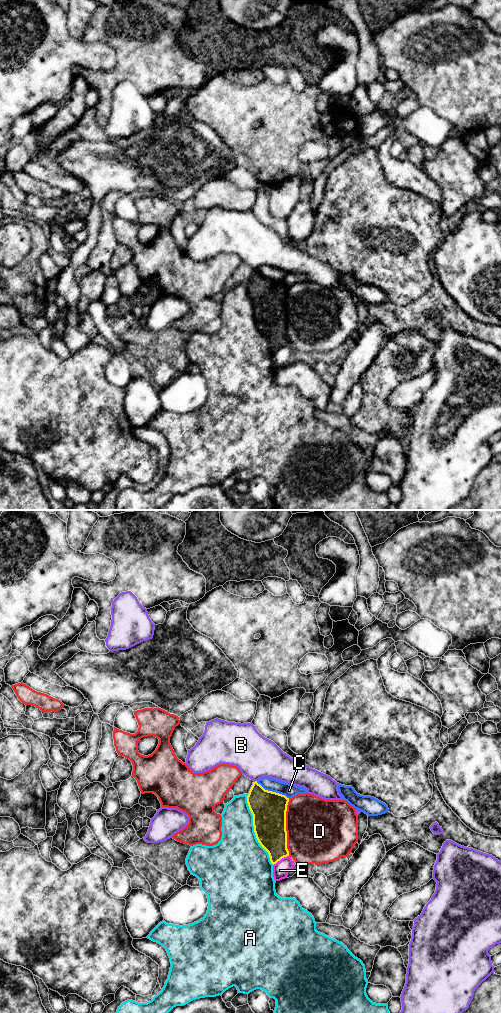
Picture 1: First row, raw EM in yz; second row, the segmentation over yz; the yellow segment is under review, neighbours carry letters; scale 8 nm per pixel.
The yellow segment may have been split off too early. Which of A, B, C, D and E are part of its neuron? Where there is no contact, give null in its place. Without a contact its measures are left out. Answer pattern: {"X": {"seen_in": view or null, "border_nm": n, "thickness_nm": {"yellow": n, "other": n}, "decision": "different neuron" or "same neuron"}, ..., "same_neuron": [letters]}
{"A": {"seen_in": "yz", "border_nm": 600, "thickness_nm": {"yellow": 280, "other": 380}, "decision": "different neuron"}, "B": {"seen_in": "yz", "border_nm": 30, "thickness_nm": {"yellow": 280, "other": 340}, "decision": "different neuron"}, "C": {"seen_in": "yz", "border_nm": 300, "thickness_nm": {"yellow": 280, "other": 110}, "decision": "different neuron"}, "D": {"seen_in": "yz", "border_nm": 460, "thickness_nm": {"yellow": 280, "other": 480}, "decision": "different neuron"}, "E": {"seen_in": "yz", "border_nm": 150, "thickness_nm": {"yellow": 260, "other": 130}, "decision": "different neuron"}, "same_neuron": []}

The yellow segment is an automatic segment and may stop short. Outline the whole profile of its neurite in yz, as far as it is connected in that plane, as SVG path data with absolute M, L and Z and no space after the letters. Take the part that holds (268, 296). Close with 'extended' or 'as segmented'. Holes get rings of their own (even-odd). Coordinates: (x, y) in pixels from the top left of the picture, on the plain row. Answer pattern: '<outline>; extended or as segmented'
M257 269L253 270L247 284L256 326L268 340L273 353L289 344L286 319L288 290L285 283L265 278Z; as segmented

